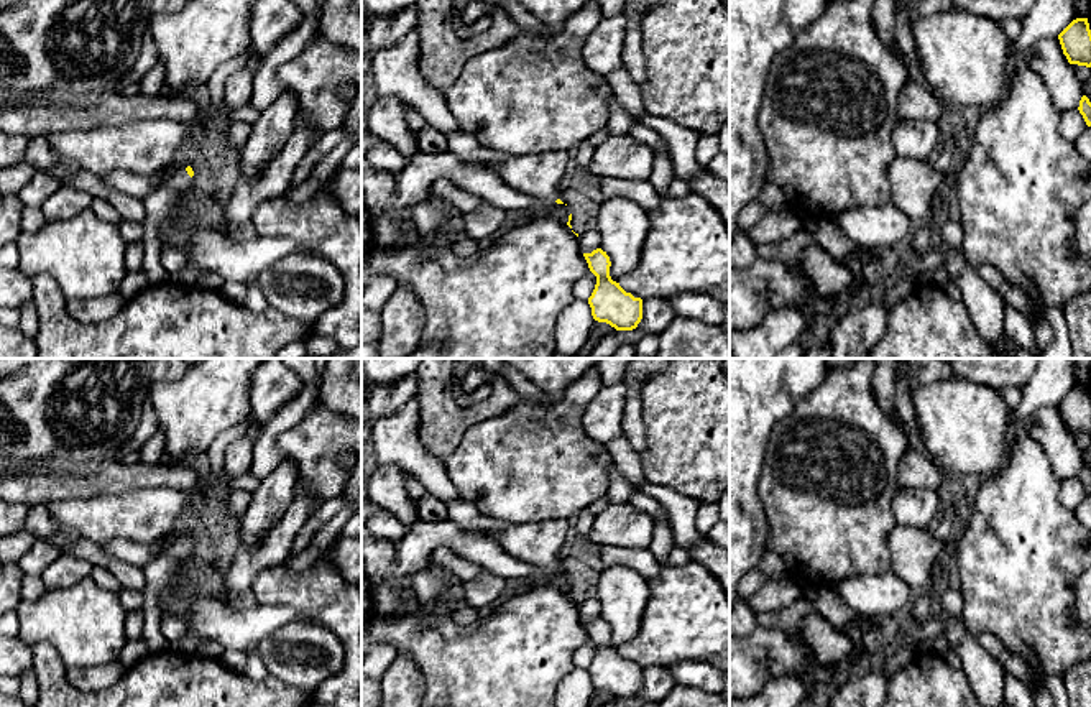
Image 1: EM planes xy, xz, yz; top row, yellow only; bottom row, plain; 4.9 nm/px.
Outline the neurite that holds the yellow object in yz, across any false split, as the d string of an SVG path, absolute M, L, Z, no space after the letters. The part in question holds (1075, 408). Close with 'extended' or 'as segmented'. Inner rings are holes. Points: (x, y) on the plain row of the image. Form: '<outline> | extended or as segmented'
M1088 386L1073 388L1058 403L1058 408L1070 432L1091 436L1091 398Z | as segmented

